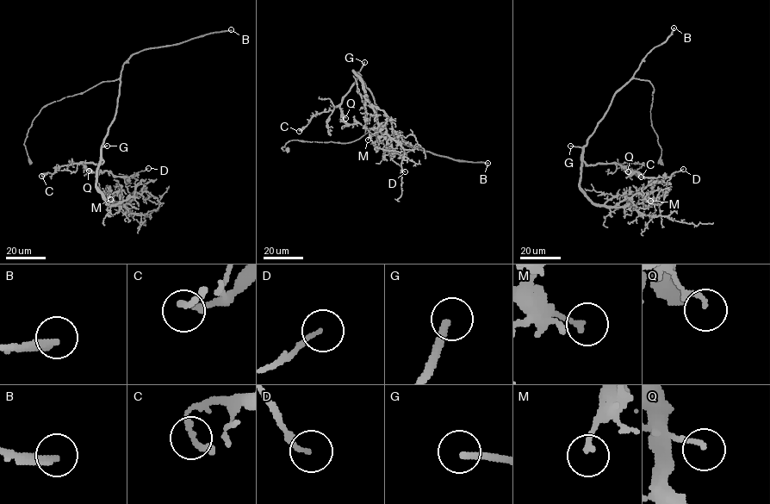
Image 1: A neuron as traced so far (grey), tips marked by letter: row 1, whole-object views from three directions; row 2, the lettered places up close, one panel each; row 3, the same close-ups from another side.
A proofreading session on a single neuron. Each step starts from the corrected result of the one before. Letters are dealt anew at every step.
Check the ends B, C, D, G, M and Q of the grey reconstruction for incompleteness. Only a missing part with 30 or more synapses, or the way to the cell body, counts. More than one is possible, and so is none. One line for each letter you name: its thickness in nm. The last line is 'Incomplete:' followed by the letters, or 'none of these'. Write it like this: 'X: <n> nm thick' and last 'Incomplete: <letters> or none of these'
B: 240 nm thick
G: 240 nm thick
Incomplete: B, G

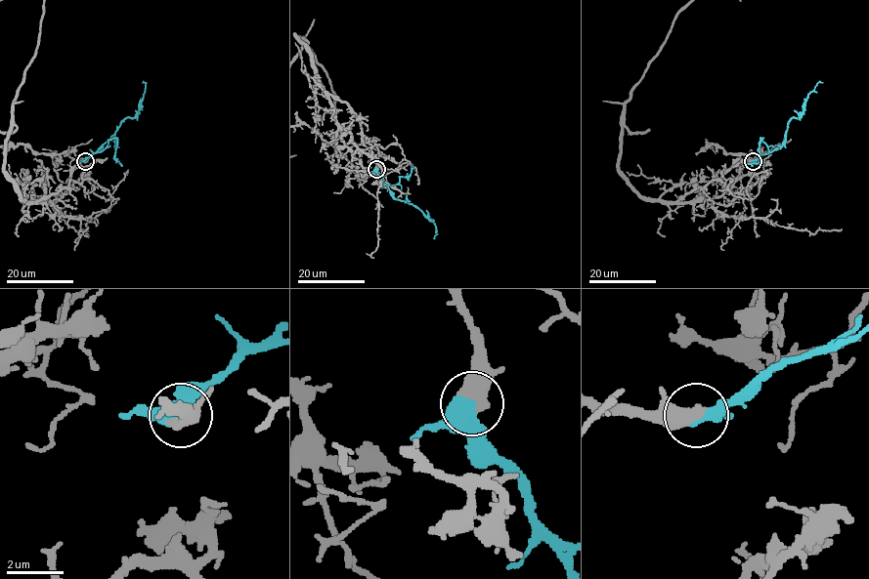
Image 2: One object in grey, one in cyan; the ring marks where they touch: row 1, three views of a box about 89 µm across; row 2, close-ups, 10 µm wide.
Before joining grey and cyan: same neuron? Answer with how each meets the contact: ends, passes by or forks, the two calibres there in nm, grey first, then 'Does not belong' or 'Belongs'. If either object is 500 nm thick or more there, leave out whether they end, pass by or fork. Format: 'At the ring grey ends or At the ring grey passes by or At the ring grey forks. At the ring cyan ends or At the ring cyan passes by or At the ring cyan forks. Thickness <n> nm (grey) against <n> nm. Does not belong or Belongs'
Thickness 550 nm (grey) against 300 nm. Belongs

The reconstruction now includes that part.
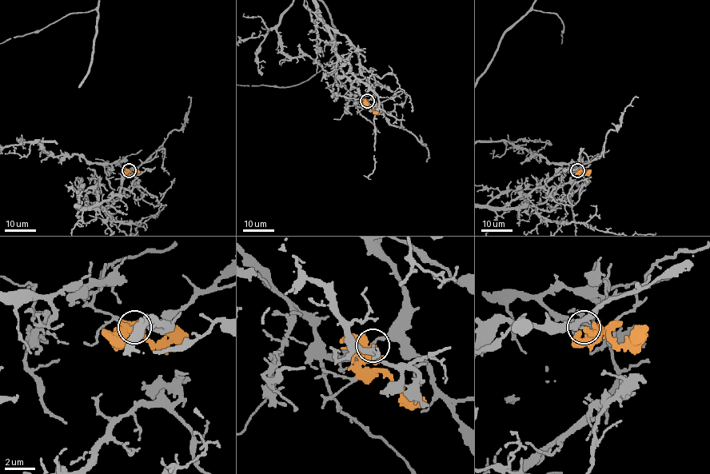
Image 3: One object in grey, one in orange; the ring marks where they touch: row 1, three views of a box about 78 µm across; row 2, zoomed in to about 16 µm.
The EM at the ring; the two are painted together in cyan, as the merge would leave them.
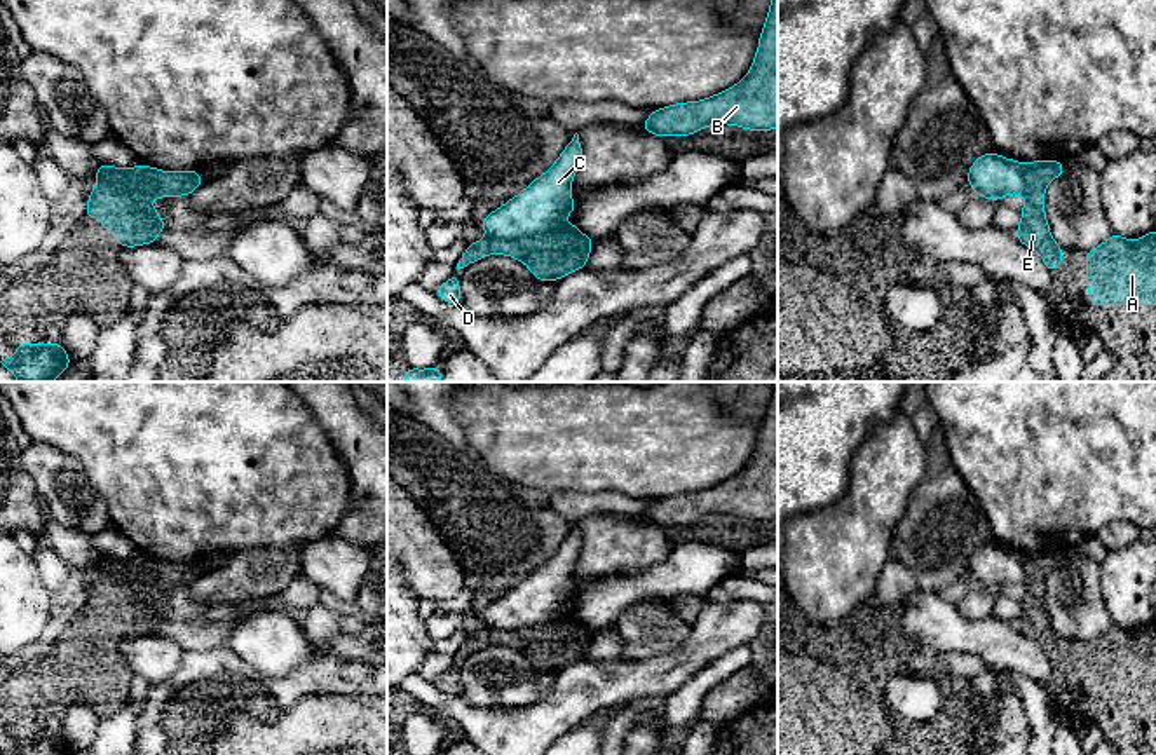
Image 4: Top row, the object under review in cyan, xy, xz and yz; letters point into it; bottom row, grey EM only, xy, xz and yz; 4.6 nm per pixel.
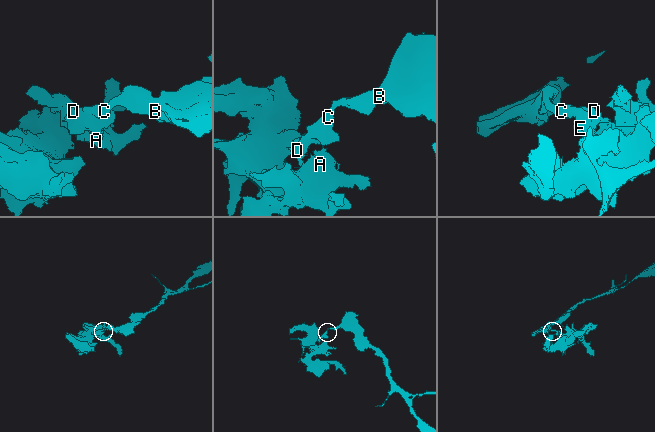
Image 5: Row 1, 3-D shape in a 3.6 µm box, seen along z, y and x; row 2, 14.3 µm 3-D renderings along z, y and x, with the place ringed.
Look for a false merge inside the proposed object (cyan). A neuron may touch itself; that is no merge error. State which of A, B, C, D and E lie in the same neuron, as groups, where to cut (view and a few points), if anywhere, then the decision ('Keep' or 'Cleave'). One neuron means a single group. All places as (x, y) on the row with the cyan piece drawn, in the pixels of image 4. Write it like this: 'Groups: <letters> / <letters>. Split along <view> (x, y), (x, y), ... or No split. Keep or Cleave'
Groups: A D E / B C. Split along xy (100, 164), (114, 176), (140, 189), (149, 189). Cleave

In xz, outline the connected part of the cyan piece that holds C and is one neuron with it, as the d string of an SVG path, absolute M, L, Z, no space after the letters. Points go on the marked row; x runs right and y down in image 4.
M575 133L544 174L483 218L485 232L500 239L520 239L558 230L565 218L575 211L570 188L581 155L582 146Z

